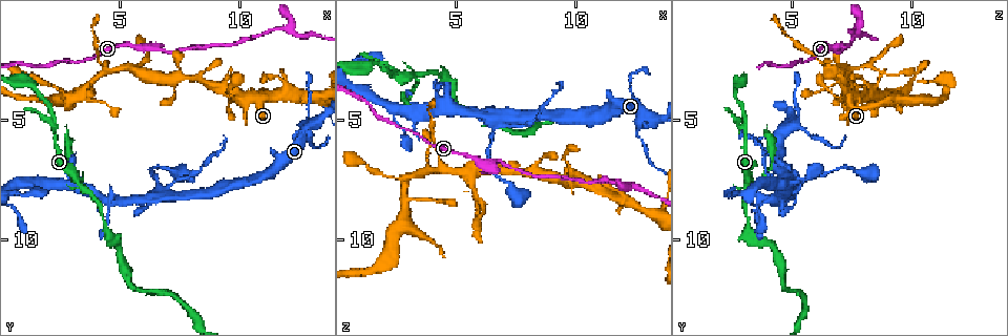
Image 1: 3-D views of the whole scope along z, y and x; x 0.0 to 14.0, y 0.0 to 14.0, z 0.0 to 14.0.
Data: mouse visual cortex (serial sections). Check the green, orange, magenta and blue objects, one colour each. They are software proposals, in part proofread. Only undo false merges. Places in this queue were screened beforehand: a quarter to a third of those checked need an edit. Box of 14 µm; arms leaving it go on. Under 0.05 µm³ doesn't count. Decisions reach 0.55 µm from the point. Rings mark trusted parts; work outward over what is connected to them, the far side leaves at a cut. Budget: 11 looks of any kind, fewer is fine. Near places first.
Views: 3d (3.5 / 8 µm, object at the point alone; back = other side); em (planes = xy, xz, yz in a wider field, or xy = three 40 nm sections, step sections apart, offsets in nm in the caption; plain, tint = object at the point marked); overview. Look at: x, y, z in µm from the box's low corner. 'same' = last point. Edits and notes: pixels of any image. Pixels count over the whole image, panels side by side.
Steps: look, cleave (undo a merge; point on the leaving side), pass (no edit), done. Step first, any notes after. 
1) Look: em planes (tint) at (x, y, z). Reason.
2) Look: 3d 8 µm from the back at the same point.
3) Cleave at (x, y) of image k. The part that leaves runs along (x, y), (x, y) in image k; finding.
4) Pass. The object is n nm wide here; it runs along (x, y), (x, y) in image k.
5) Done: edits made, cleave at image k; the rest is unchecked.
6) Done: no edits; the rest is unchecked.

Look: 3d 8 µm at (9.9, 4.1, 7.5). Sudden change in width.

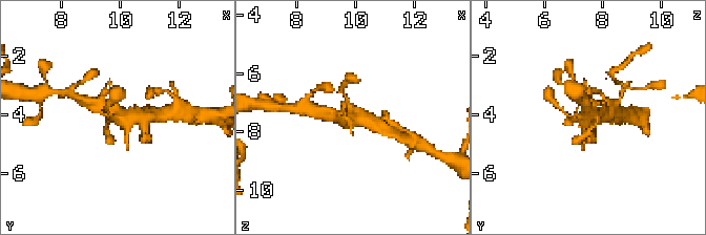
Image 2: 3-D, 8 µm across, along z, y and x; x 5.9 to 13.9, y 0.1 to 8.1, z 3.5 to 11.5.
Look: 3d 3.5 µm at (9.8, 4.0, 7.5). Closer look.

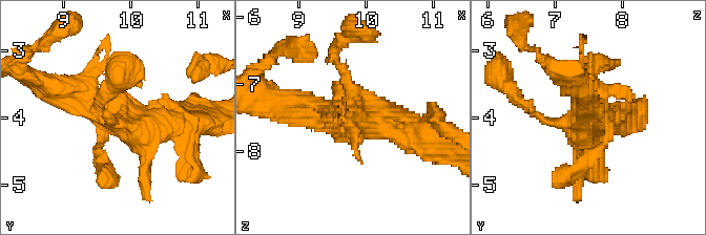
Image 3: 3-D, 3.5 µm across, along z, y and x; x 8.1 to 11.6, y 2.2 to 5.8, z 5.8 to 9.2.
Look: em xy step 3 (tint) at (9.85, 4.10, 7.45).

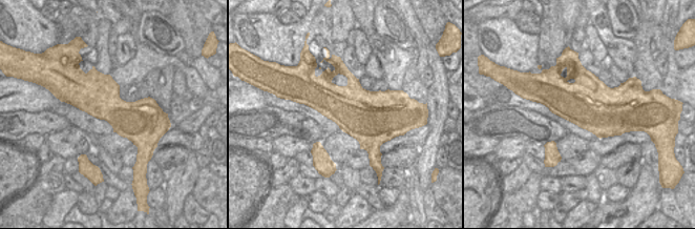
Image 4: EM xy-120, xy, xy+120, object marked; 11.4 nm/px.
Pass. It runs along (186, 133), (57, 95) in image 3; continuous, no second cell.

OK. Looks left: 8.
Look: 3d 3.5 µm at (12.1, 1.2, 7.6). Three-way junction.

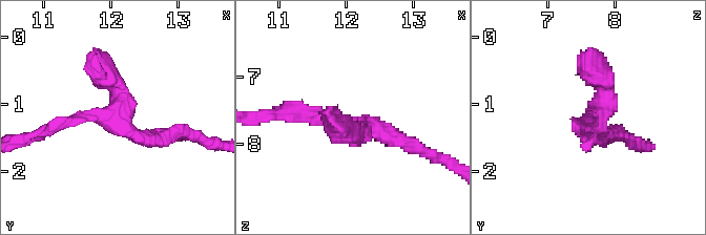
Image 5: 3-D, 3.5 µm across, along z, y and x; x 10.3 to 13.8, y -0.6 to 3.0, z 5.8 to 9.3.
Look: em xy step 2 (plain) at (12.00, 1.15, 7.70).

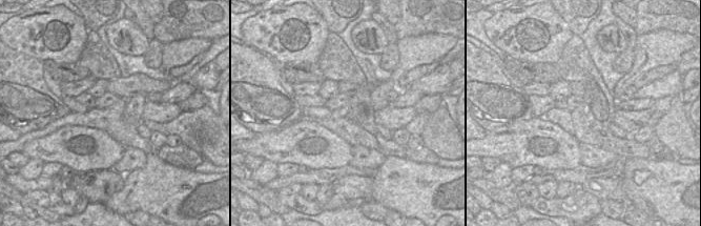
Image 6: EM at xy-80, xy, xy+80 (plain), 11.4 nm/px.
Look: em xy step 2 (tint) at the same point.

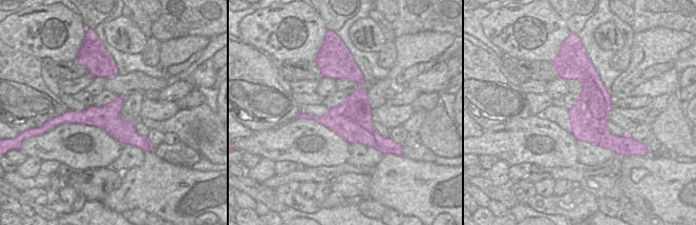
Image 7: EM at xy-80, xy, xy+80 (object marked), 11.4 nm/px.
Pass. The arms are 150, 200, 300 nm wide; it runs along (44, 131), (119, 106), (96, 64) in image 5; one cell here.

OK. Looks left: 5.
Look: 3d 8 µm at (7.5, 7.5, 5.3). Narrows sharply.

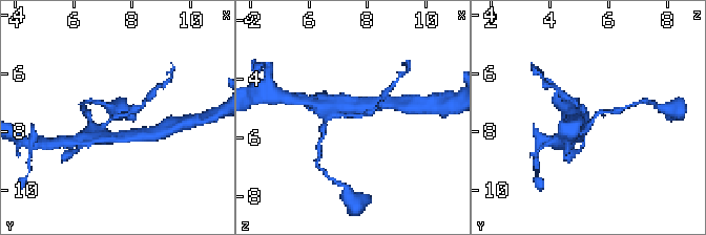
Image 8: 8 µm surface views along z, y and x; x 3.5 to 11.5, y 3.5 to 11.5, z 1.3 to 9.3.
Look: em xy step 5 (tint) at (7.3, 7.6, 5.3). The arms are 200, 350 nm wide; need the tissue.

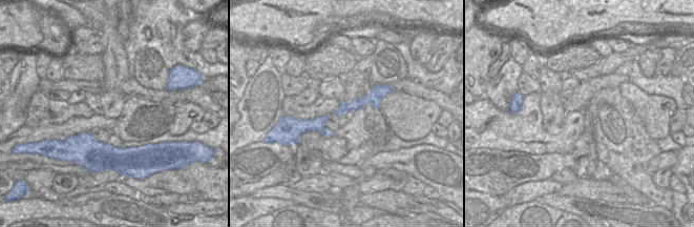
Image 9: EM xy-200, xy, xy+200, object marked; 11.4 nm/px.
Pass. Continuous, no second cell.

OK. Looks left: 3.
Look: 3d 8 µm at (3.2, 7.5, 3.1). Side arm on a straight run.

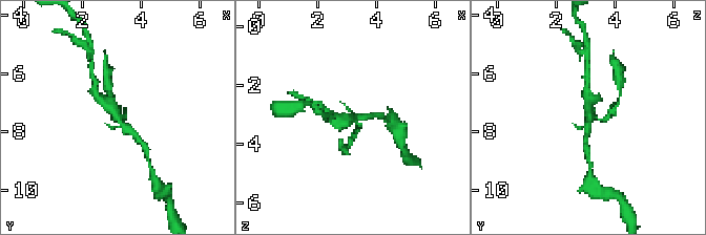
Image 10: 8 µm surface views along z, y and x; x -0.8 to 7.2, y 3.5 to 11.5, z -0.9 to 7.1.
Look: em xy step 3 (tint) at (3.2, 7.5, 3.2).

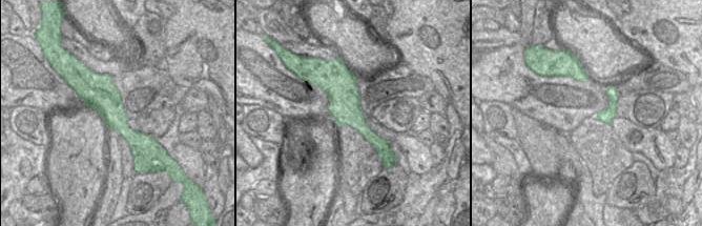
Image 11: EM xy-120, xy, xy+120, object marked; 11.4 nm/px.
Cleave at (611, 112) of image 10. The part that leaves runs along (594, 115), (605, 121), (619, 97) in image 10; two cells meet here.

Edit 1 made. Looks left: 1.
Done: edits made, cleave at image 10; the rest is unchecked.

